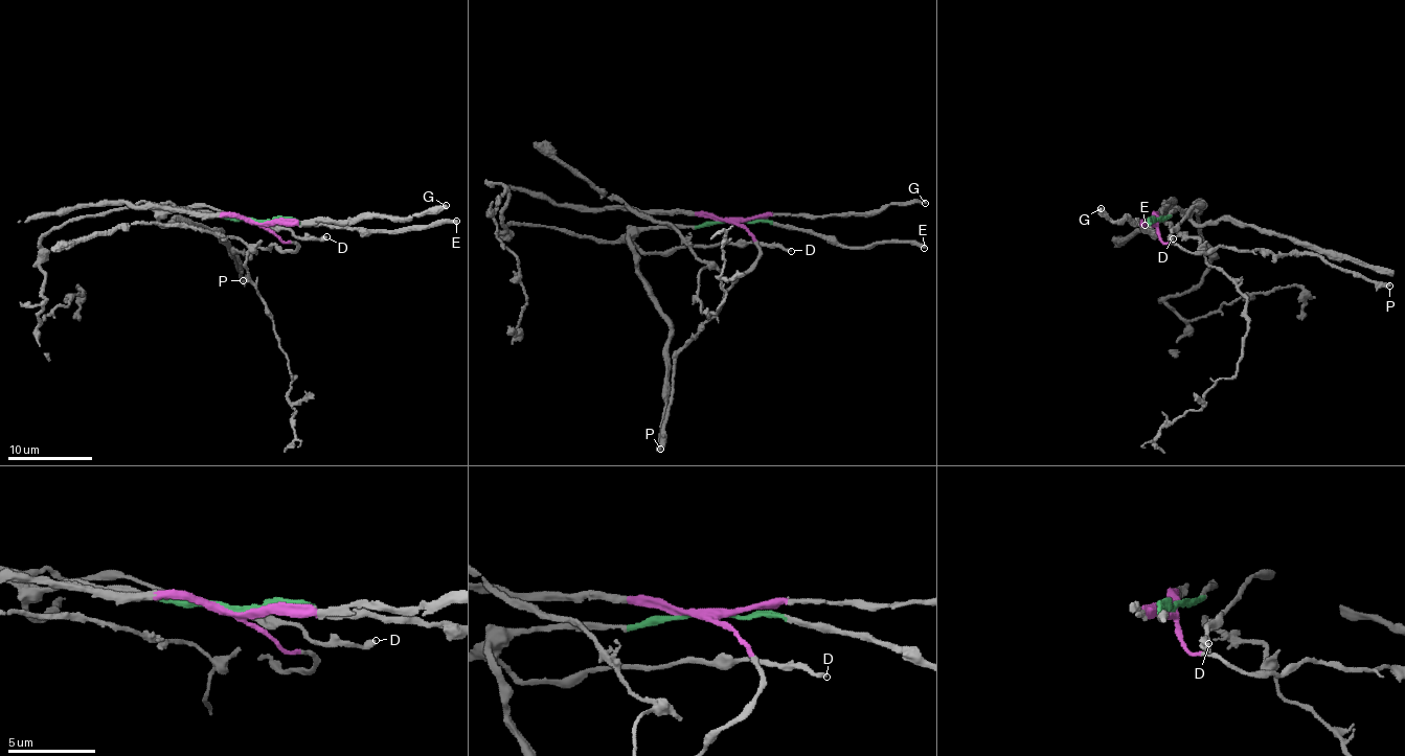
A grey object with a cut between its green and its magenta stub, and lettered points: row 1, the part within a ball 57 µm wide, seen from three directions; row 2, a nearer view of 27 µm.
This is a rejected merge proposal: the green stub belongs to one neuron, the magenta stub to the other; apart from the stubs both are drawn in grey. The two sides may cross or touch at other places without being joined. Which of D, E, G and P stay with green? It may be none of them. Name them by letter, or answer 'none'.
D, E

